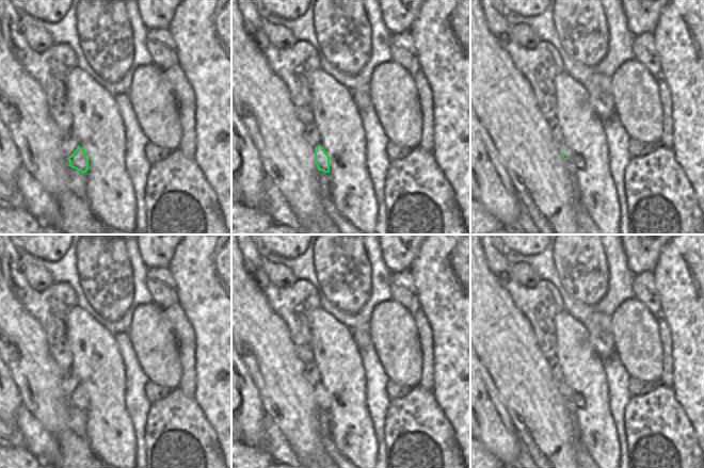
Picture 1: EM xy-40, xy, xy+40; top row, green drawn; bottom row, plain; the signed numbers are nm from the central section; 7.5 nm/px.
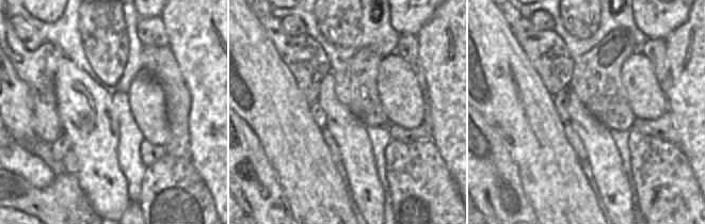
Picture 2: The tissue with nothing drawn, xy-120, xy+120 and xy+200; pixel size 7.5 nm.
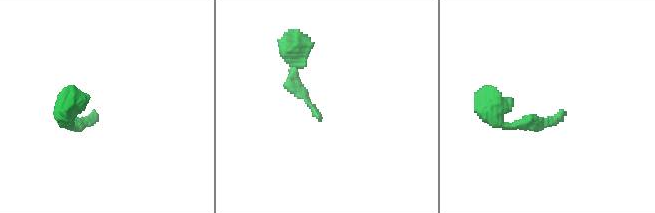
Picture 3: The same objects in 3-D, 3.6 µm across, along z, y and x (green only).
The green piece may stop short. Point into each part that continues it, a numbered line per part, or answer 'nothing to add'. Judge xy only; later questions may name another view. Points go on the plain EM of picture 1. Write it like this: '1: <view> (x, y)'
nothing to add

